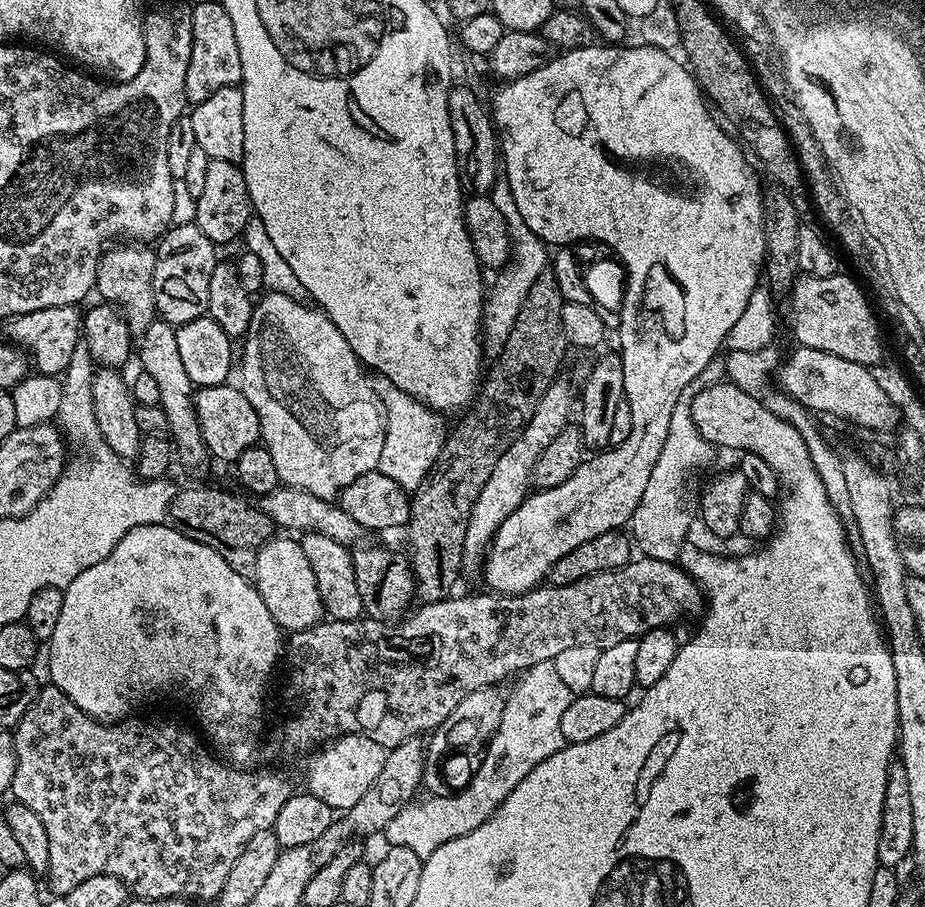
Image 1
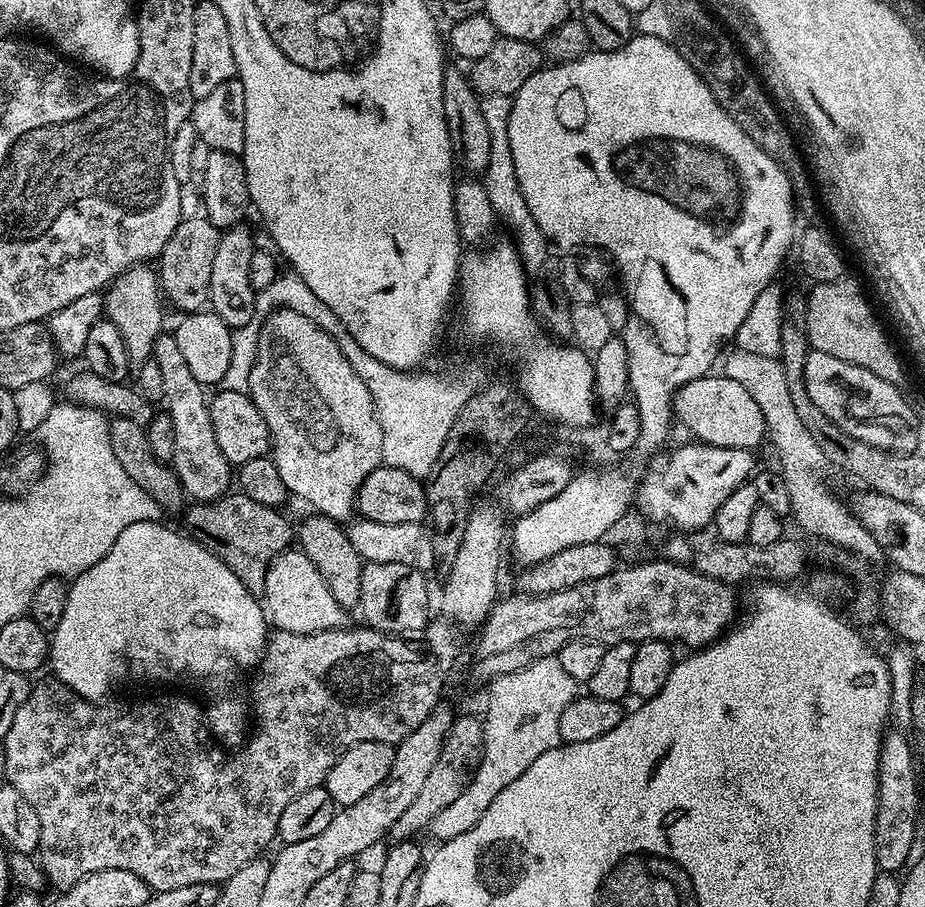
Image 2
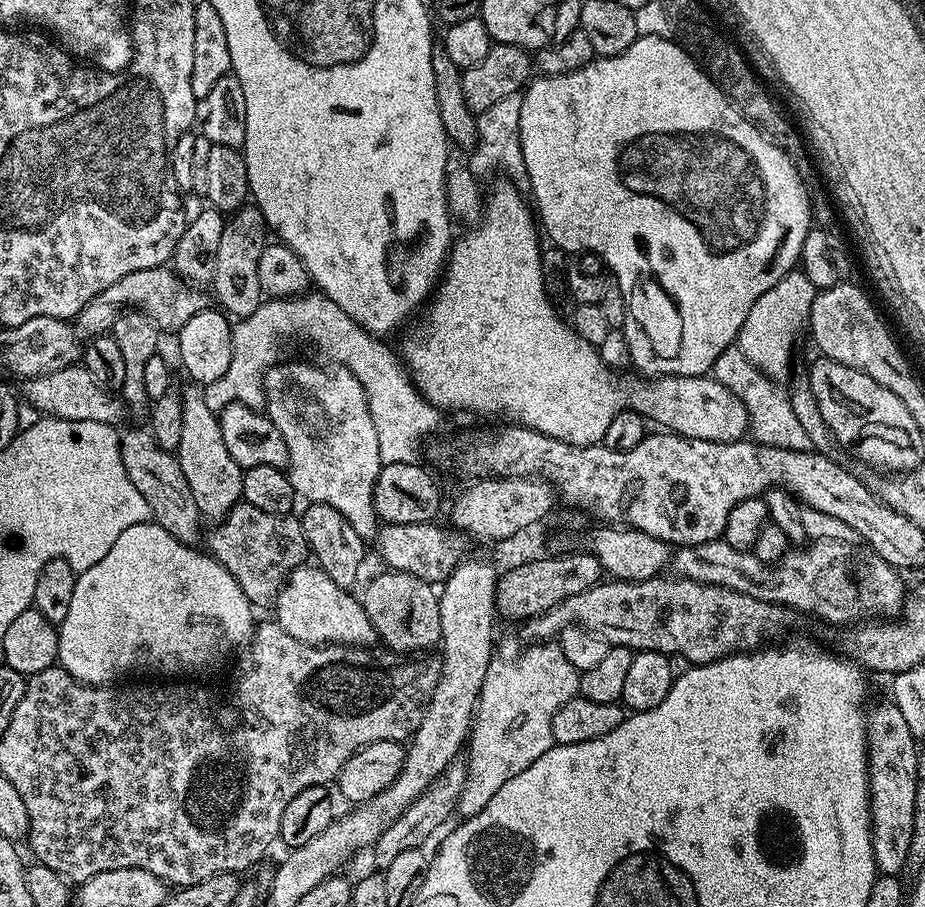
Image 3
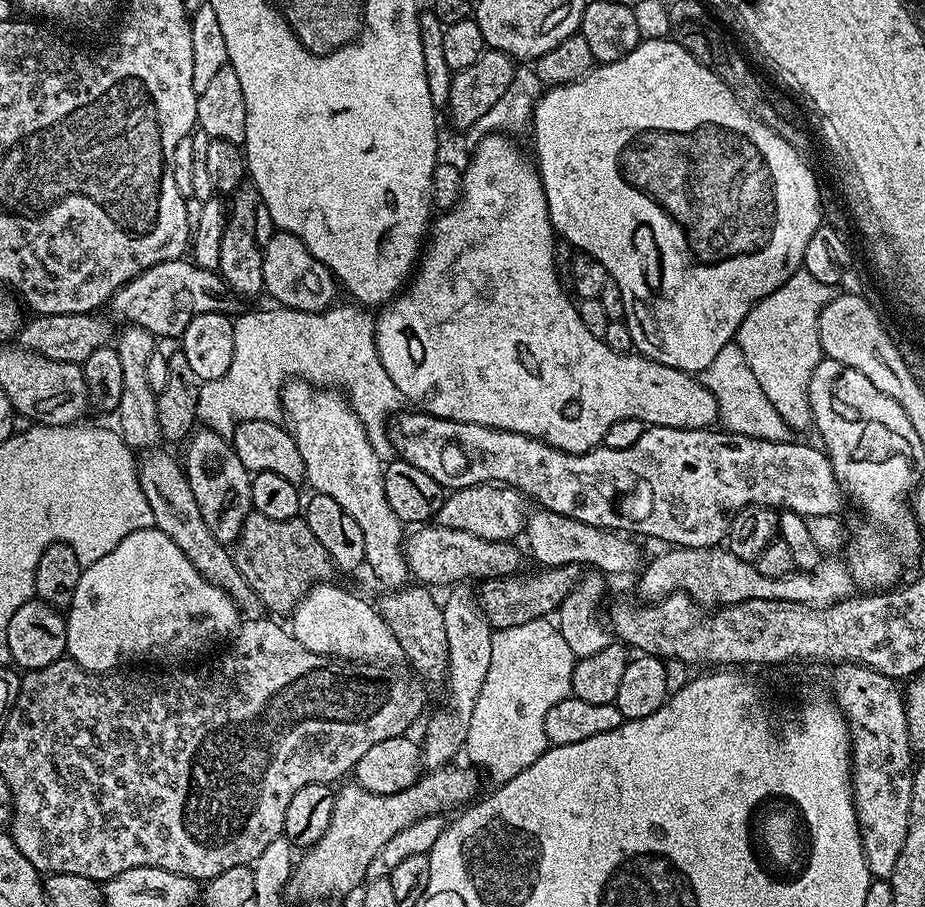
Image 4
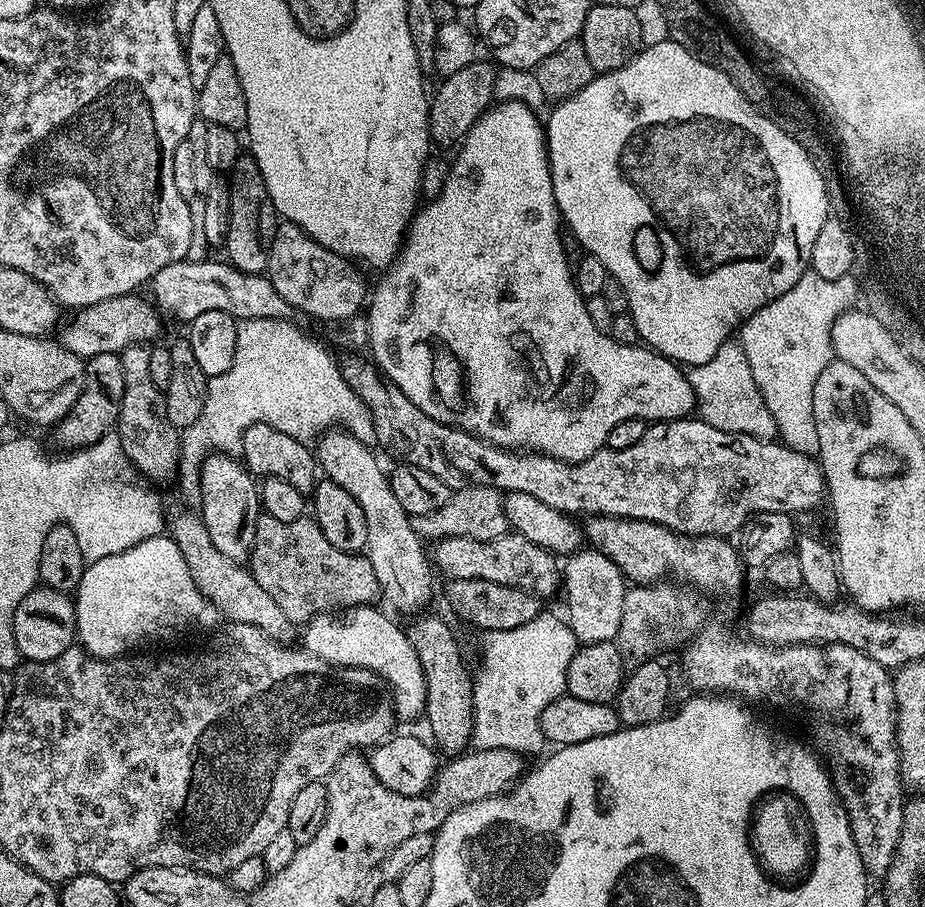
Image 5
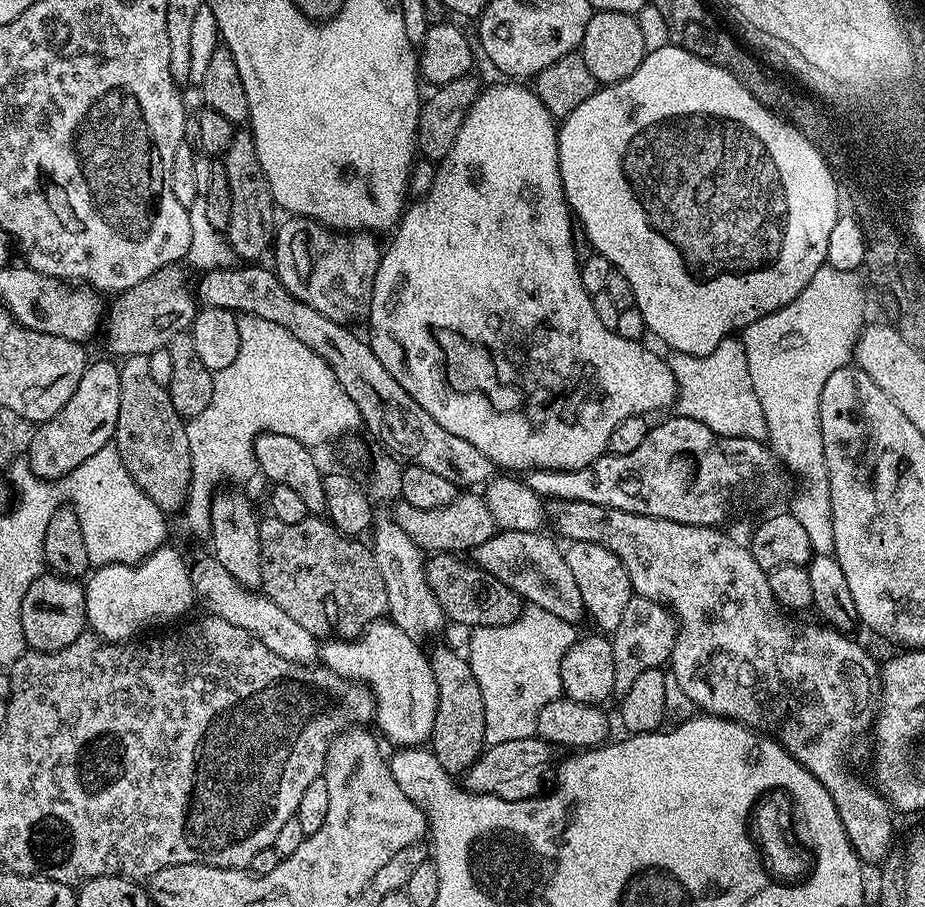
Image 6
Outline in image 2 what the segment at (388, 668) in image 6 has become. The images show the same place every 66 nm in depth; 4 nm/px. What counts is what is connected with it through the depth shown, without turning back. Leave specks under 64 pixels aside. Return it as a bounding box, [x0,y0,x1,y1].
[262,550,346,634]

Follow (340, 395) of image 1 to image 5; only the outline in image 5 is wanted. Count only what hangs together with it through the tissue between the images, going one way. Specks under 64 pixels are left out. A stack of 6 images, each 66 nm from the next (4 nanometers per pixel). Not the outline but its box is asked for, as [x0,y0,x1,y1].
[314,430,433,613]

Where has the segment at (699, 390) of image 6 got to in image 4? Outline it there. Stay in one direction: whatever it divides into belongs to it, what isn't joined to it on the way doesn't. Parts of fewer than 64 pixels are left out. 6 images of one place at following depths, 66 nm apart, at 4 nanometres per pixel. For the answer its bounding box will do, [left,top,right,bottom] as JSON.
[702,343,793,442]

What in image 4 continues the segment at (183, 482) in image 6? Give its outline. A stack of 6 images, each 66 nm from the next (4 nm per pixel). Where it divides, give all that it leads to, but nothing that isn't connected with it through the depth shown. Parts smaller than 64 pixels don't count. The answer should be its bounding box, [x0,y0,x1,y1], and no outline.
[114,326,162,450]

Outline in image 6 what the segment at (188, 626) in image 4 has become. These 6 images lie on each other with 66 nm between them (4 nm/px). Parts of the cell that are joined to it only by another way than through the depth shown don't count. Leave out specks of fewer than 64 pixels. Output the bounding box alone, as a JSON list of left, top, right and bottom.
[84,546,194,642]

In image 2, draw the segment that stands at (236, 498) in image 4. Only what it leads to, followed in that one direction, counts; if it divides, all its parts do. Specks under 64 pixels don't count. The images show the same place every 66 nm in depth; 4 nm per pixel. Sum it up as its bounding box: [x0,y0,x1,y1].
[152,334,234,502]

